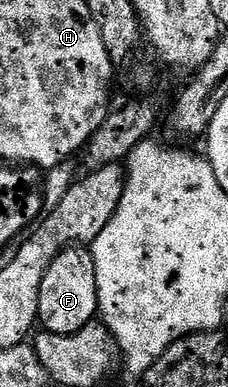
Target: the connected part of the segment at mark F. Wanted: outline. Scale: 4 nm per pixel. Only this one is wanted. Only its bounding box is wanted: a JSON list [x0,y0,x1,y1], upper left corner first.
[38,245,98,335]

